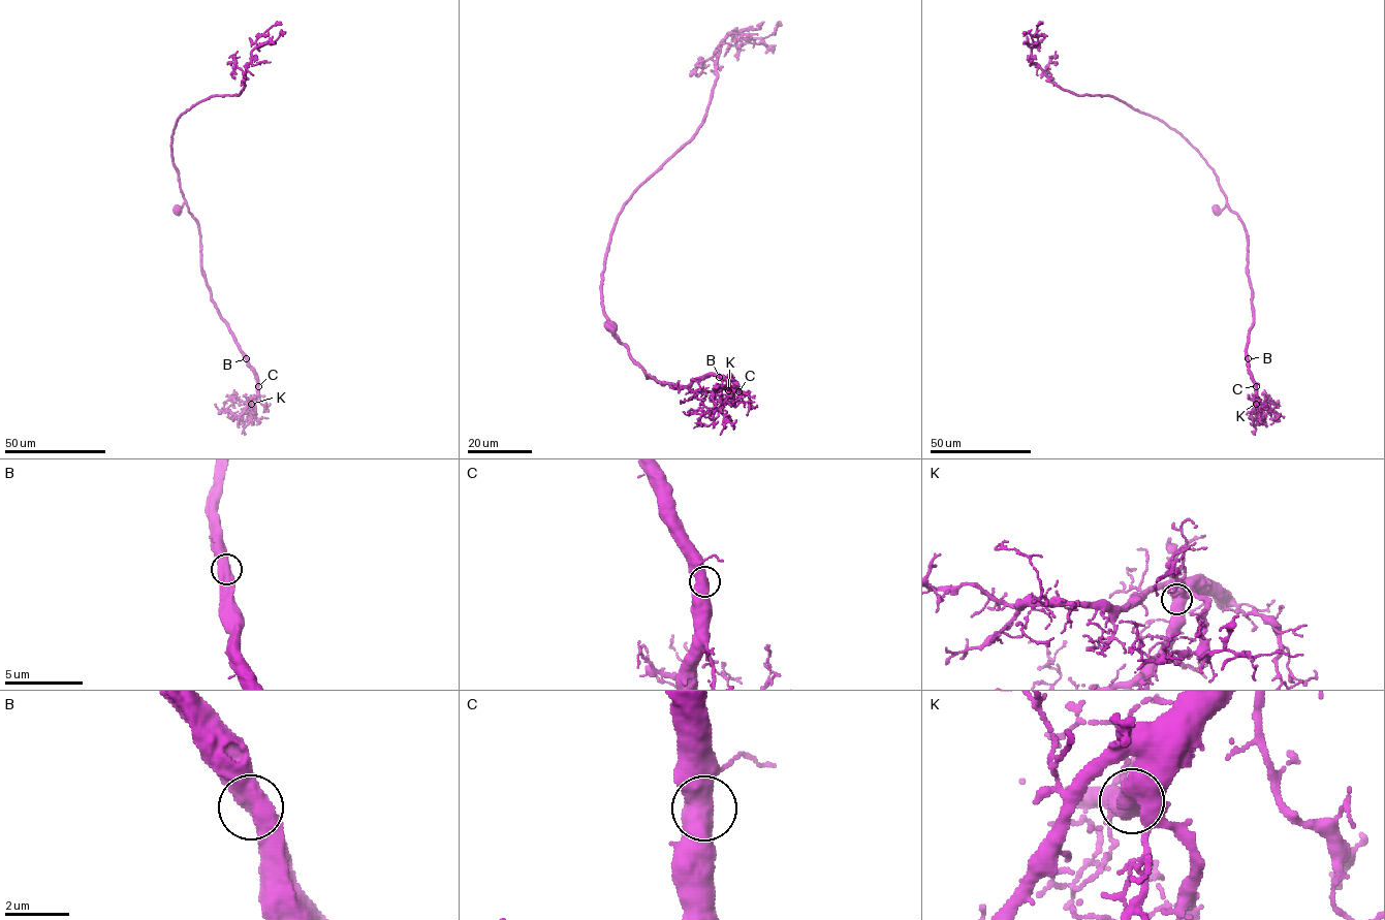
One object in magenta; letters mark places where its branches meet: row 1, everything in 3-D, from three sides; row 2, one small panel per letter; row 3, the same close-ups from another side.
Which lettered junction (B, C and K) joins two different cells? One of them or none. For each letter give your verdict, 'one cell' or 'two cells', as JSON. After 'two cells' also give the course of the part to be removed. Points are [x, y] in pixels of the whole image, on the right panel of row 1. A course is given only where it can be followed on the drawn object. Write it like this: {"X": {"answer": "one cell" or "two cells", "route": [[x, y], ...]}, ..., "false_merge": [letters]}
{"B": {"answer": "one cell"}, "C": {"answer": "one cell"}, "K": {"answer": "one cell"}, "false_merge": []}

